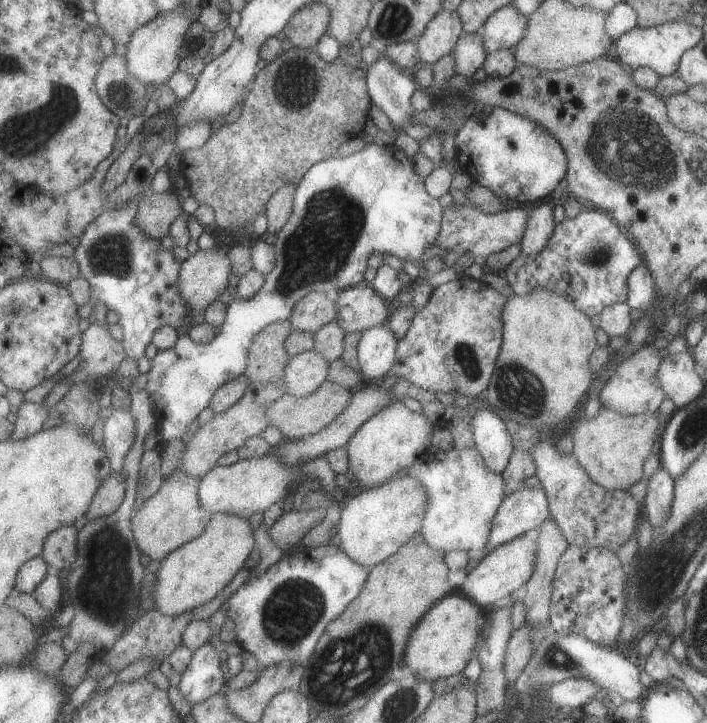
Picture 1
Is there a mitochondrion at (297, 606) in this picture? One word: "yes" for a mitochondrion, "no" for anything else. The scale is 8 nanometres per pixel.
yes

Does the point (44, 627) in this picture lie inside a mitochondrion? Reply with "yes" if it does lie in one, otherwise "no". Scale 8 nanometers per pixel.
no

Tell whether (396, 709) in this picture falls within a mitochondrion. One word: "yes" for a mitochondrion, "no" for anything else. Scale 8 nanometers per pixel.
yes

